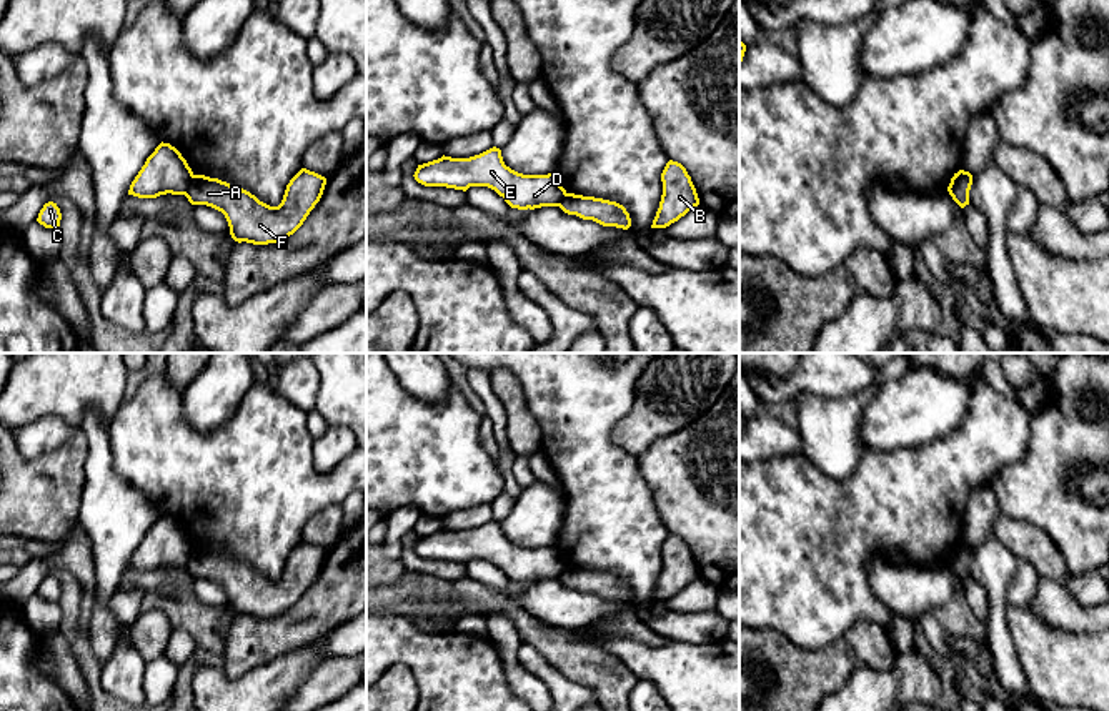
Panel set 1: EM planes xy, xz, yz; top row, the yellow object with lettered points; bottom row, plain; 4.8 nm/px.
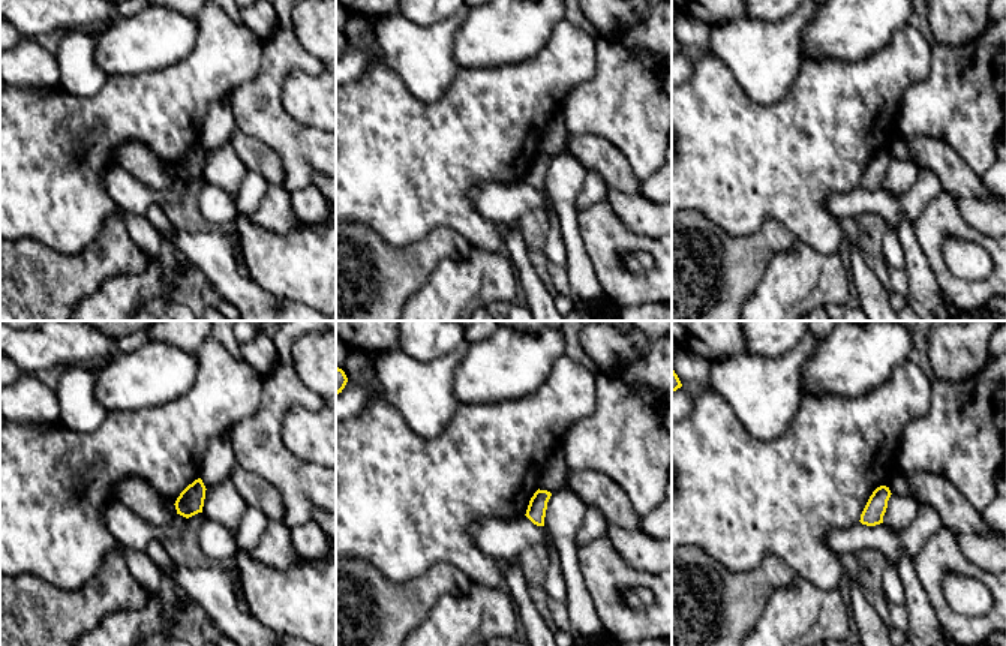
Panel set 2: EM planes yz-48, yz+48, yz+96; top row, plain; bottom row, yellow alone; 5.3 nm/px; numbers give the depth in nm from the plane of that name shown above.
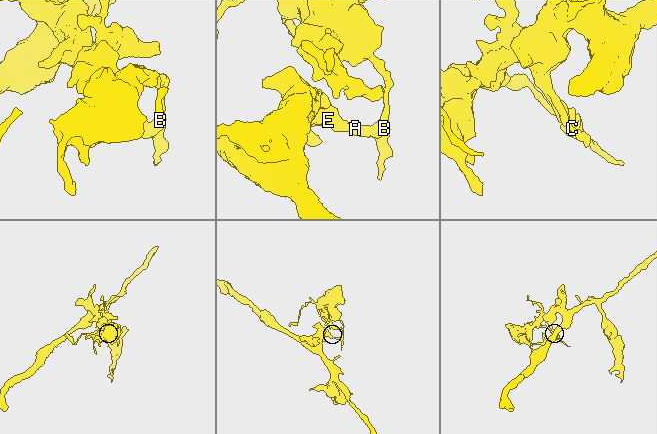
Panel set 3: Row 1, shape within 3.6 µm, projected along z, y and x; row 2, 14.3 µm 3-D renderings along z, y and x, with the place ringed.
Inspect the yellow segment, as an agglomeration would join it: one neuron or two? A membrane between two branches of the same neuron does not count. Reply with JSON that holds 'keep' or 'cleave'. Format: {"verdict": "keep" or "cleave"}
{"verdict": "cleave"}

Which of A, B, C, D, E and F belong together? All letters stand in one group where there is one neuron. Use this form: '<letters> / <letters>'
A B F / C D E

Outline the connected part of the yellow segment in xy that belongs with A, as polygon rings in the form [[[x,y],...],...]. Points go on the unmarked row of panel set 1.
[[[301,541],[286,558],[278,579],[260,574],[243,561],[193,548],[185,569],[191,578],[206,578],[221,584],[235,614],[268,618],[293,608],[320,574],[326,551]]]

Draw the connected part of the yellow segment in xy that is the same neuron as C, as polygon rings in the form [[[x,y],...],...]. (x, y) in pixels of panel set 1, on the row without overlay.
[[[53,574],[45,576],[37,591],[40,598],[53,603],[58,603],[60,593],[62,593],[60,581]]]

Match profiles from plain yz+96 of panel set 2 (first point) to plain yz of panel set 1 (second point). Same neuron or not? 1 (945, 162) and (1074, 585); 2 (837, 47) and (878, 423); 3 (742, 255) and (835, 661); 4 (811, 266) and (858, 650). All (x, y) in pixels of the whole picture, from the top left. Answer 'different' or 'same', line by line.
1: different
2: same
3: same
4: different

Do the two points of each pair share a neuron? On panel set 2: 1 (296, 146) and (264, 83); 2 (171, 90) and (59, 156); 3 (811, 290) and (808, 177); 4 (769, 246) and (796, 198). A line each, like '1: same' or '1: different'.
1: same
2: same
3: different
4: different

